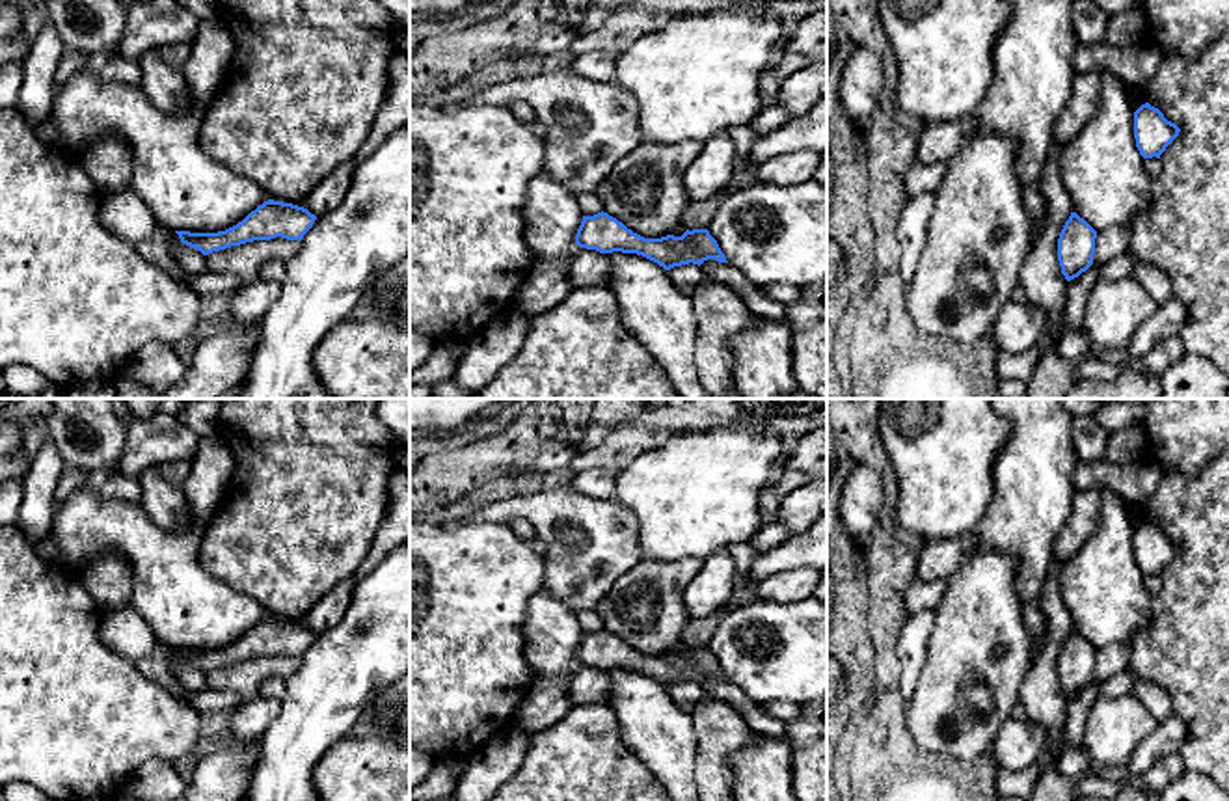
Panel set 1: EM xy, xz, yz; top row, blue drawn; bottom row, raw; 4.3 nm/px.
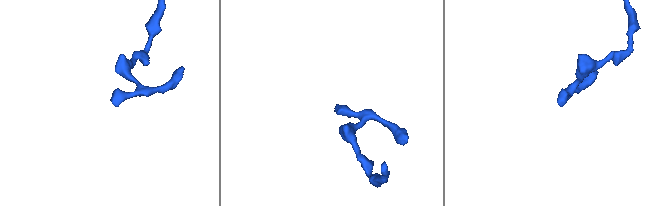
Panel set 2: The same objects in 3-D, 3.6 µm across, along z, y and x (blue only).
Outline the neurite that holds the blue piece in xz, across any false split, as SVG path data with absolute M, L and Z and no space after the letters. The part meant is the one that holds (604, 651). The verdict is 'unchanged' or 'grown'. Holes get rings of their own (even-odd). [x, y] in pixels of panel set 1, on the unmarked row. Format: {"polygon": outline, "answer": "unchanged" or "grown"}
{"polygon": "M603 628L594 633L583 633L575 661L600 671L637 671L665 687L689 680L700 684L708 676L728 680L708 646L687 646L682 654L644 656Z", "answer": "unchanged"}

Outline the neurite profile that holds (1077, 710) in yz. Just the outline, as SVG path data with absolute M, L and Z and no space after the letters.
M1091 682L1078 695L1069 699L1065 730L1063 730L1063 738L1061 738L1061 743L1060 743L1060 756L1067 749L1080 747L1080 741L1082 741L1082 736L1084 736L1084 723L1086 723L1086 717L1087 717L1091 704L1099 697L1099 687L1101 687L1101 684Z

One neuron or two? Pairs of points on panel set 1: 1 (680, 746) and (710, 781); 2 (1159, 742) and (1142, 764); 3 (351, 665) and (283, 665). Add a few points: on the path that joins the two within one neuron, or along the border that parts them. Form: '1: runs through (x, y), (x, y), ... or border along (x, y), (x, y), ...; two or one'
1: border along (691, 718), (695, 733), (695, 781); two
2: runs through (1153, 747), (1144, 759); one
3: border along (302, 658), (297, 671), (285, 682); two

